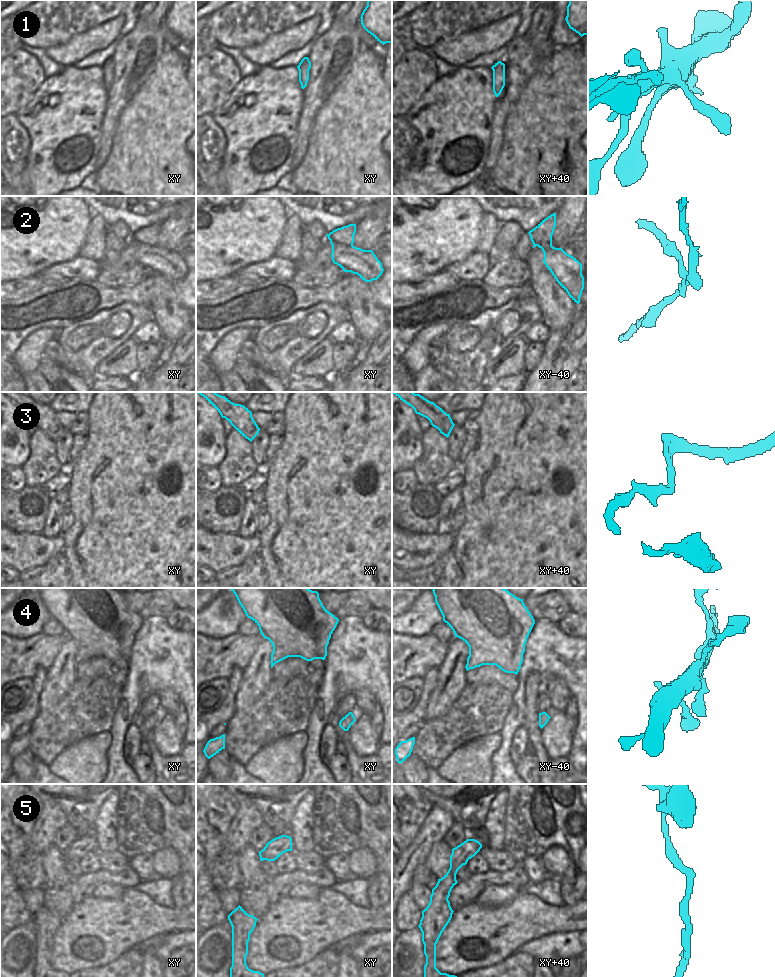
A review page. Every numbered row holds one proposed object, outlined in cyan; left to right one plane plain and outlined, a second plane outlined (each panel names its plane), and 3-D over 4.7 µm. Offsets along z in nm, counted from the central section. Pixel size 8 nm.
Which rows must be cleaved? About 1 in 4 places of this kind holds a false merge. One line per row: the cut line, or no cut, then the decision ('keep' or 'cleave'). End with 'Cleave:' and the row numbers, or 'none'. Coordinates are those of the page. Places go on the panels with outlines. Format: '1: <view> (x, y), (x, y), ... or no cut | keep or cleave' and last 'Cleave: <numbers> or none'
1: no cut | keep
2: xy (330, 240), (345, 245), (352, 245) | cleave
3: xy (246, 438), (253, 438) | cleave
4: no cut | keep
5: no cut | keep
Cleave: 2, 3

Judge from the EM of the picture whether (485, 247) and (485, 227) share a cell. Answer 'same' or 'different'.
same

